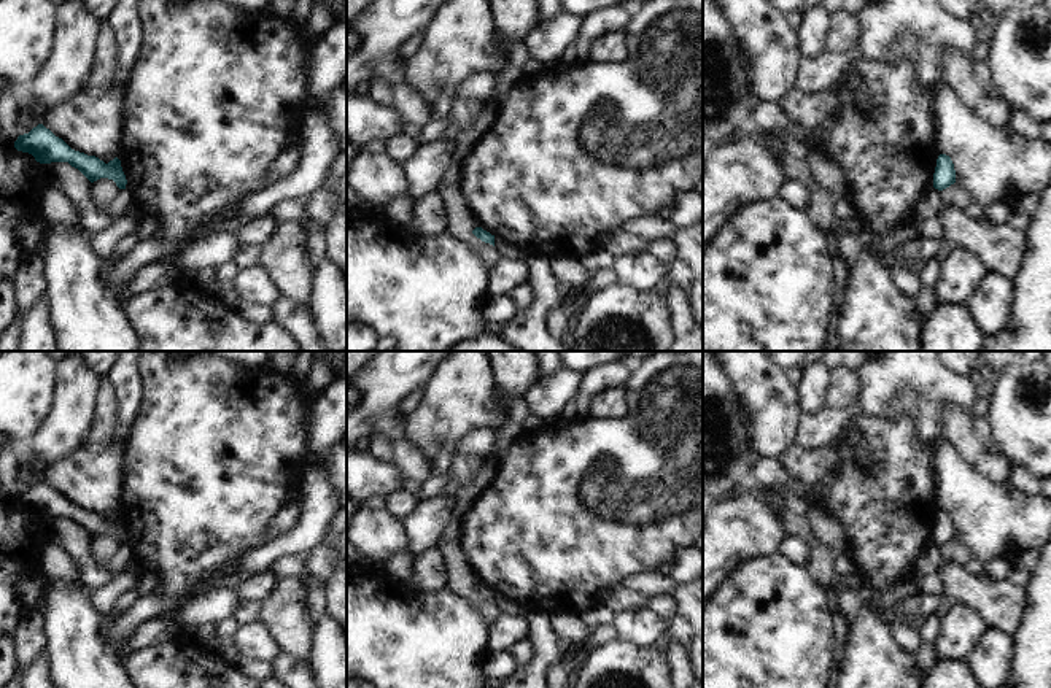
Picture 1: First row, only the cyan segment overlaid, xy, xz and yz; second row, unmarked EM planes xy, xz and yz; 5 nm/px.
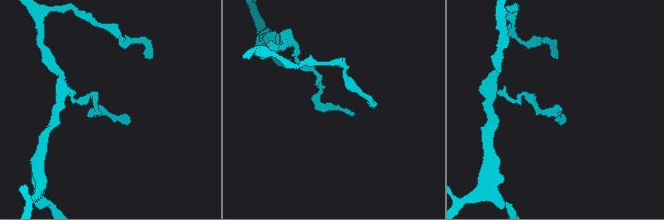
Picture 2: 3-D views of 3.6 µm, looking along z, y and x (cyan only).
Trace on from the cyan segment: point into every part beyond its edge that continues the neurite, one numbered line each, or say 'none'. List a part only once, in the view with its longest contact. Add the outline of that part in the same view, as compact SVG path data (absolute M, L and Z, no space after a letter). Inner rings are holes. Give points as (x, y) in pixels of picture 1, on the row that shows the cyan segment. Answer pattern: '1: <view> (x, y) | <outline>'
none

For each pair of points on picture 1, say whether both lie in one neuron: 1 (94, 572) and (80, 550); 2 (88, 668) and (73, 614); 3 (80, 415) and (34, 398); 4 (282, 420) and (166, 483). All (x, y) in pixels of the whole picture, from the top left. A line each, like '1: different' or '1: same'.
1: same
2: same
3: different
4: same

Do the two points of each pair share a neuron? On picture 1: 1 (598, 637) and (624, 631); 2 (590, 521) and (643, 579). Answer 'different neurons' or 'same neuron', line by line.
1: different neurons
2: different neurons

